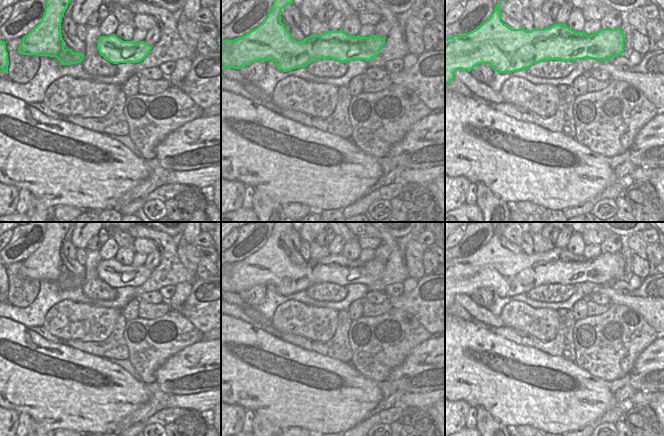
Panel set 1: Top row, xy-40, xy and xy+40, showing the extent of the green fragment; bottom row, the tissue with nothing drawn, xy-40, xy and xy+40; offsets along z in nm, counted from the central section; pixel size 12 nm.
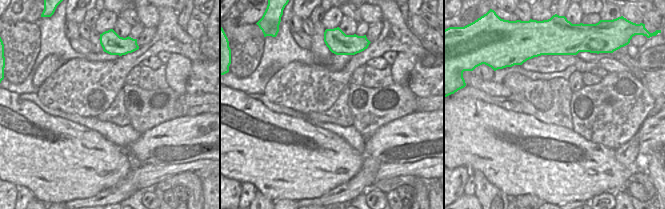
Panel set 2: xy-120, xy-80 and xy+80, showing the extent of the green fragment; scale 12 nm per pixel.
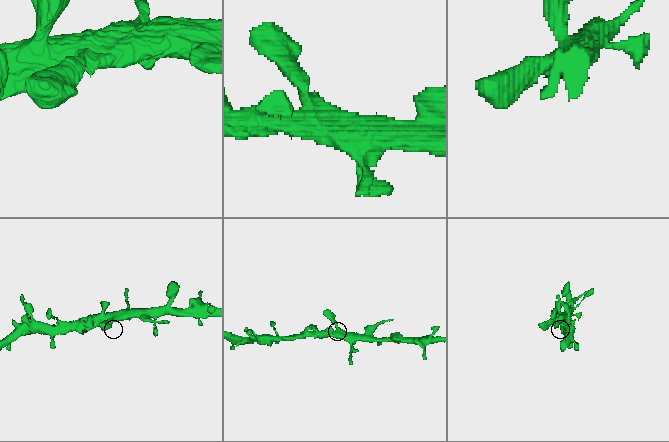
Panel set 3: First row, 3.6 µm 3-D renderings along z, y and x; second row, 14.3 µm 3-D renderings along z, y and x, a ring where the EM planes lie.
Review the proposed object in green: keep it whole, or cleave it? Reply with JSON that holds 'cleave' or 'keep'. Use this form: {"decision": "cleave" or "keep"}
{"decision": "keep"}

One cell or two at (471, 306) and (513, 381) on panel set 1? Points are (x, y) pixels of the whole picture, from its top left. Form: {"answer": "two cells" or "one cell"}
{"answer": "two cells"}

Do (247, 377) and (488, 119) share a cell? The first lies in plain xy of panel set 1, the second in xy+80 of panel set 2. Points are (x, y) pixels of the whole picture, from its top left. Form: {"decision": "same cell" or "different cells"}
{"decision": "same cell"}

